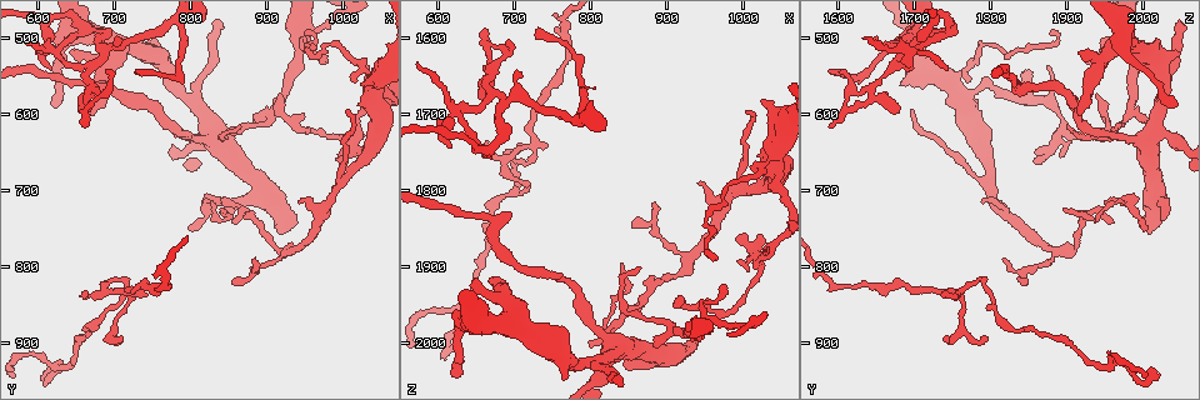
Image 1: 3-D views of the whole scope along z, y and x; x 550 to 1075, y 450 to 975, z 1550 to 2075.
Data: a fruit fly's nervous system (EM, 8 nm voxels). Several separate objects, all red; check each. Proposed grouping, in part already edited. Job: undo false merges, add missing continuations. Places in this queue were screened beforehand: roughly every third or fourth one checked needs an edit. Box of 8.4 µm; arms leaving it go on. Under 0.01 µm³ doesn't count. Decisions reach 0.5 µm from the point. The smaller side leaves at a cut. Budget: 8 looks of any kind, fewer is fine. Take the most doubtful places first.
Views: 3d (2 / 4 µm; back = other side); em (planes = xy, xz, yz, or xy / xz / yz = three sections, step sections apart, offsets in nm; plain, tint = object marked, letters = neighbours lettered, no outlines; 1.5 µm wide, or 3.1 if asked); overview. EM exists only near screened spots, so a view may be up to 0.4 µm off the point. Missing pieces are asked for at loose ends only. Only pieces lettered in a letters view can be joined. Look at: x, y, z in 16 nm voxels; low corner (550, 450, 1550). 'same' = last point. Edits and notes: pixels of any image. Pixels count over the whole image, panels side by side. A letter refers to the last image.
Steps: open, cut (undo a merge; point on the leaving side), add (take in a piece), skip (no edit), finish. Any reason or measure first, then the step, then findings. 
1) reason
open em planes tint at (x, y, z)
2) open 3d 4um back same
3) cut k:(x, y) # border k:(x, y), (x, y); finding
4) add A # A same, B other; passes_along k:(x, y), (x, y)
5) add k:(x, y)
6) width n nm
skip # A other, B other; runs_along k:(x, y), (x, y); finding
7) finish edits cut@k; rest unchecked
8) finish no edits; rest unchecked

an open end
open em xz step 8 letters at (920, 755, 2005)

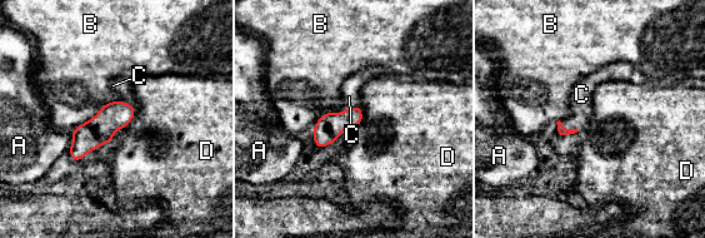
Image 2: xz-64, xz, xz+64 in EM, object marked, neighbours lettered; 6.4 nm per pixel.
add C # A other, B other, C same, D other; passes_along 2:(328, 129), (350, 108), (349, 97); the neuron continues

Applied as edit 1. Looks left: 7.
open overview

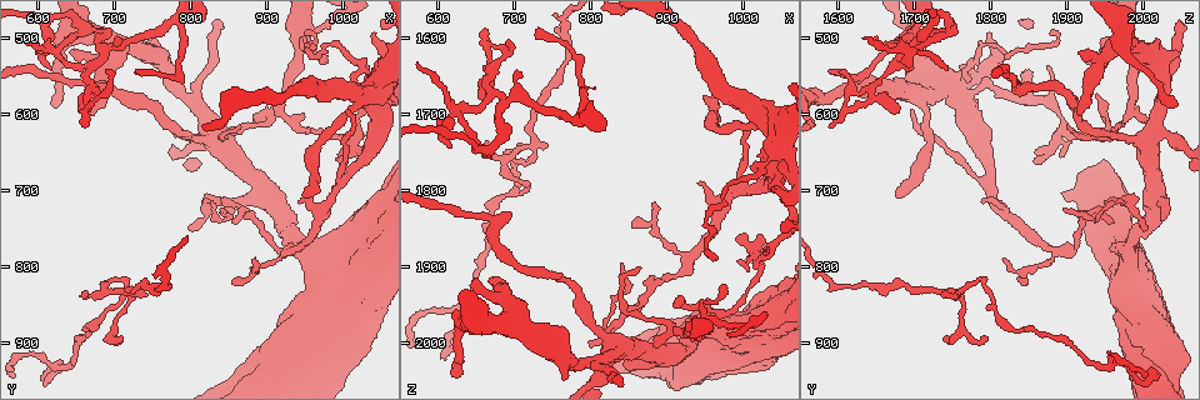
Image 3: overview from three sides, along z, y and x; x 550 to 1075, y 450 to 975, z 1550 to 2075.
a narrow waist
open em xy step 4 letters at (665, 490, 1750)

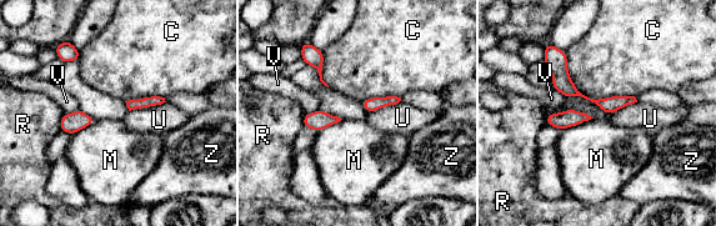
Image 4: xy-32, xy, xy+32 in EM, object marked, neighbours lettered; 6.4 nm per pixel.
another direction
open em planes letters same

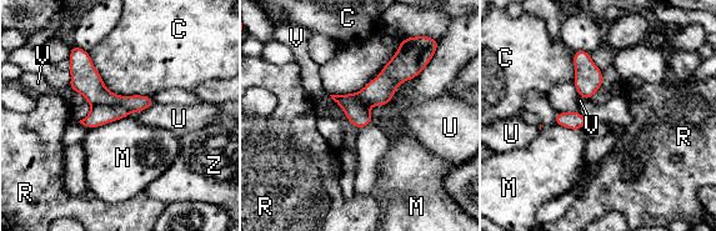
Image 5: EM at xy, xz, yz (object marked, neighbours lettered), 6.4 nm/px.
skip # C other, M other, R other, U other, V other, Z other; border 5:(130, 113), (120, 119), (90, 129); continuous, no second neuron

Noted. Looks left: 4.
free end
open em yz step 4 tint at (940, 715, 1795)

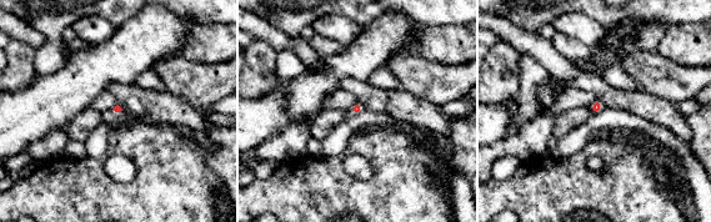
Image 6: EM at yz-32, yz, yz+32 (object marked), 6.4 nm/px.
cut it another way
open em planes letters same

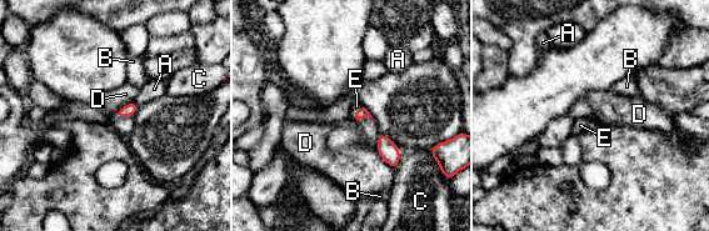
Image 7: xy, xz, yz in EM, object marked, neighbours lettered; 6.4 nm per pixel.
add E # A other, B other, C other, D other, E same; it goes on there

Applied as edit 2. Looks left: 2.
finish edits add@2, add@7; rest unchecked

